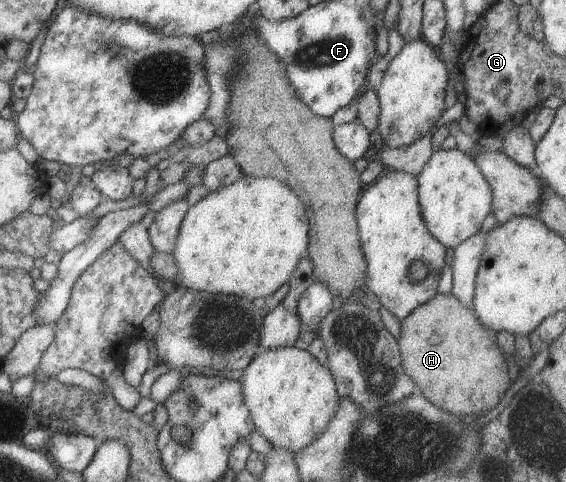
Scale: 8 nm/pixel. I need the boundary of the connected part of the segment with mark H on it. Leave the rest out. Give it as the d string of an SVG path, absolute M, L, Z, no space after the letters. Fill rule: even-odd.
M437 293L414 308L400 323L397 340L404 374L418 386L418 392L434 406L458 417L488 413L500 402L513 380L512 362L498 349L493 334L476 319L471 308L464 308L451 294Z

